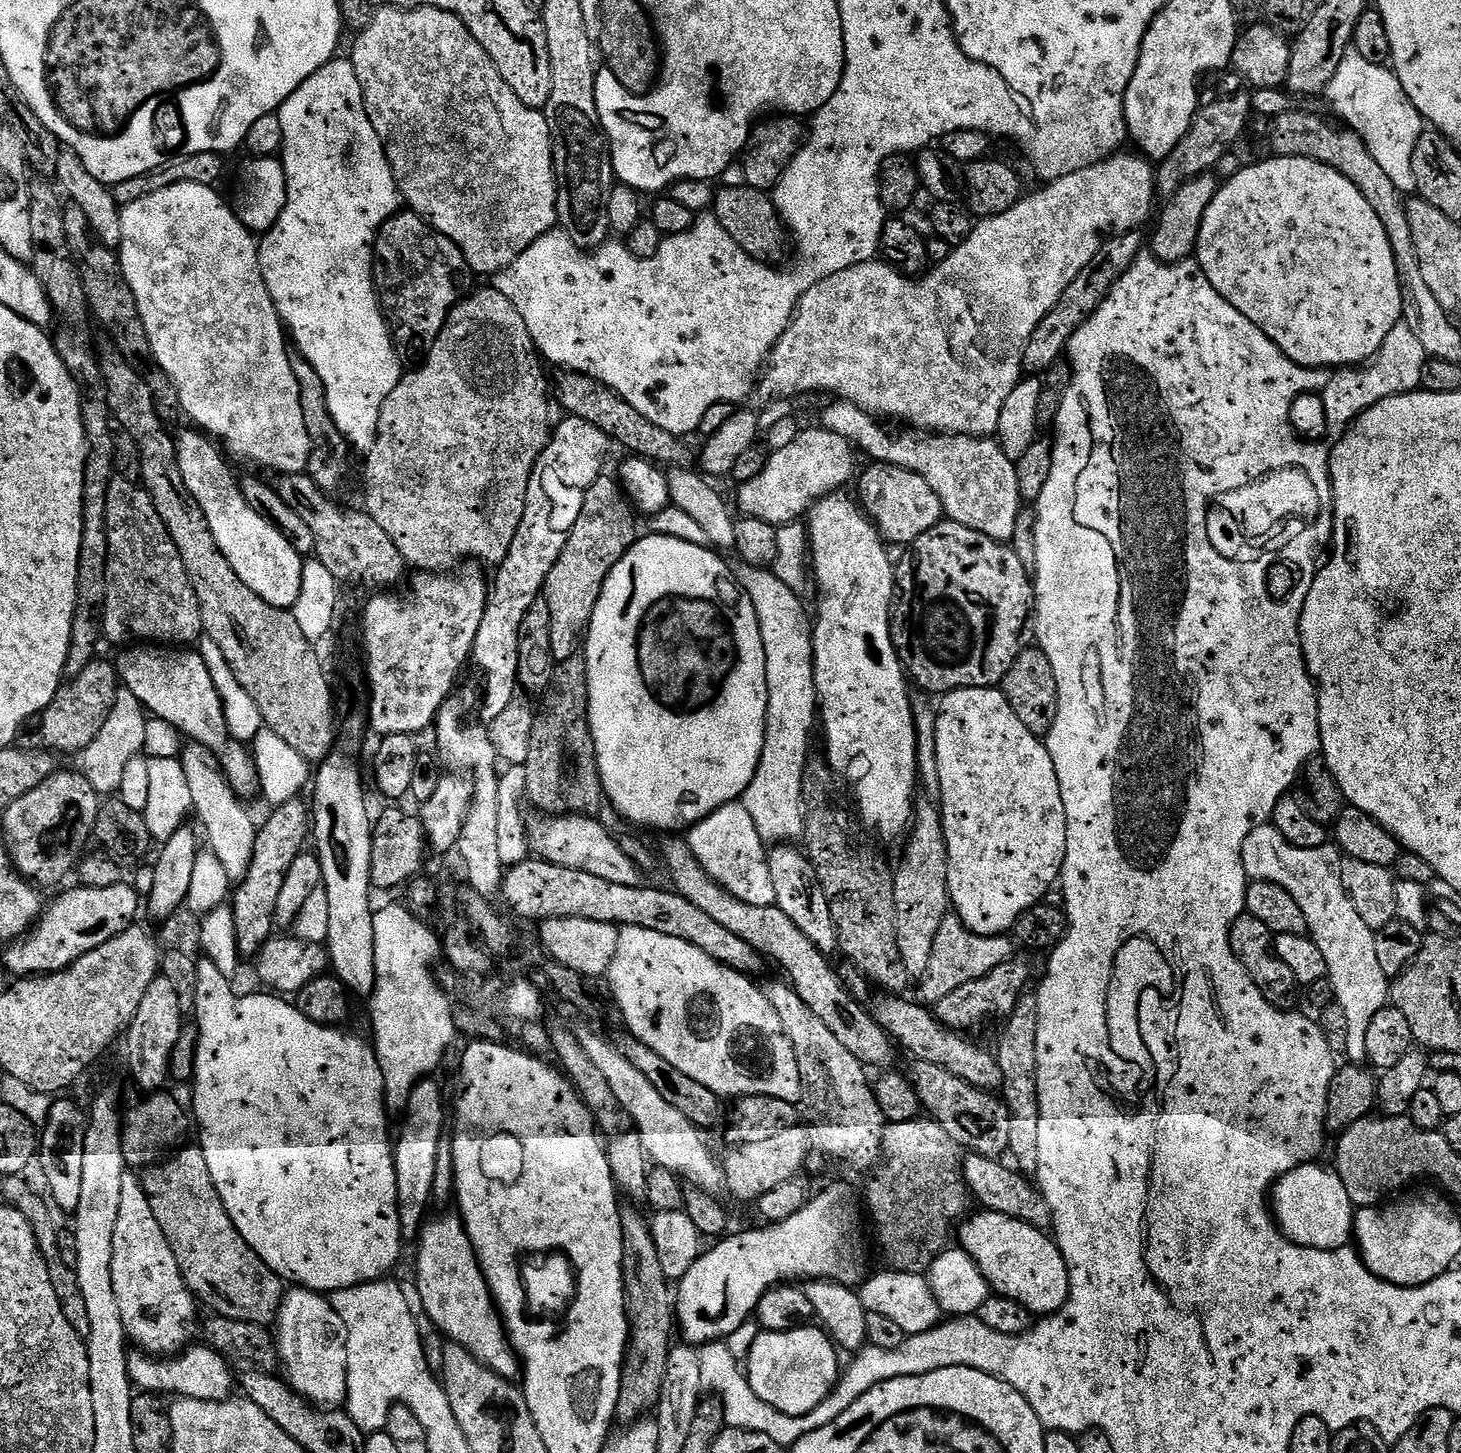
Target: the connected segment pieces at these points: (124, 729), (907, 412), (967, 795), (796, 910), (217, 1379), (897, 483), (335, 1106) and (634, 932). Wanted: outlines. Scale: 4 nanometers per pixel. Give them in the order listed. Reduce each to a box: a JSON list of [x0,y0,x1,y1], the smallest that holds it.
[[78,687,149,798],[754,154,1158,438],[936,687,1066,936],[767,842,840,954],[128,1346,234,1400],[858,462,945,546],[190,958,405,1294],[606,926,805,1105]]

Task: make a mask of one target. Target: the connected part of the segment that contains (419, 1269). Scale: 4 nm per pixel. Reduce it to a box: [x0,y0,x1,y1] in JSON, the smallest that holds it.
[414,1211,522,1382]

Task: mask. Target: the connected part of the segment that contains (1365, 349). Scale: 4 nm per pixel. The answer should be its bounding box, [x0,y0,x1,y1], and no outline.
[1194,155,1404,370]

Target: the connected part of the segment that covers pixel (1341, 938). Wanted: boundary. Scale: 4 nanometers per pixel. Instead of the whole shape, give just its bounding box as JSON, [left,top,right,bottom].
[1242,823,1390,1065]

